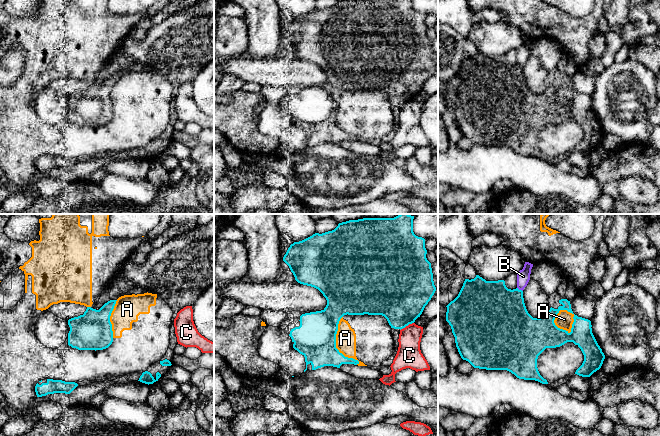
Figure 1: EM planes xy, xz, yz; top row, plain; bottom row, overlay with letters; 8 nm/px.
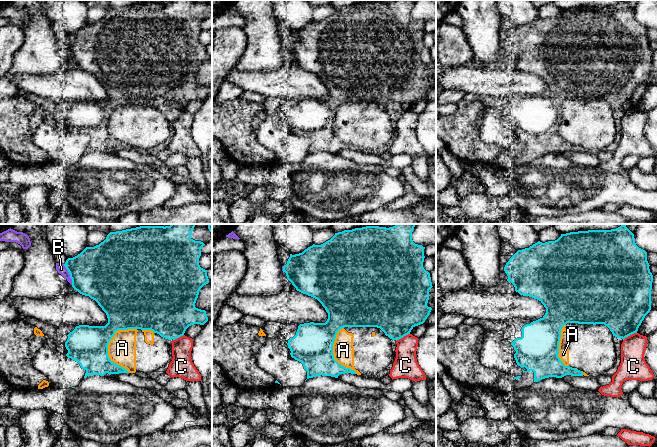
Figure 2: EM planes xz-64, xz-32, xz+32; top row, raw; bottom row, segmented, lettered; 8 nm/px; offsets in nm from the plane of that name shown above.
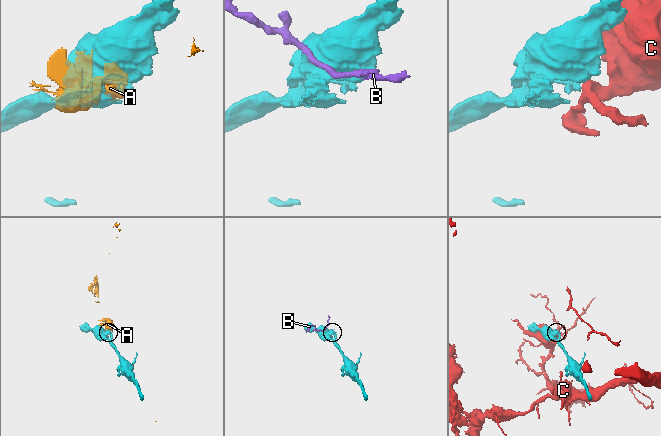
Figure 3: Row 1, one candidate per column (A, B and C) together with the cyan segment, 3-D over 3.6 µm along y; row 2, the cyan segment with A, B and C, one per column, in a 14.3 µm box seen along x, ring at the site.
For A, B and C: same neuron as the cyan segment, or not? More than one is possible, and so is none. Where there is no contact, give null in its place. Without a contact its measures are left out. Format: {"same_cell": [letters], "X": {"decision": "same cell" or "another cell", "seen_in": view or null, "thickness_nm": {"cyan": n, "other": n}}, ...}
{"same_cell": [], "A": {"decision": "another cell", "seen_in": "yz", "thickness_nm": {"cyan": 200, "other": 140}}, "B": {"decision": "another cell", "seen_in": "yz", "thickness_nm": {"cyan": 420, "other": 110}}, "C": {"decision": "another cell", "seen_in": "xz", "thickness_nm": {"cyan": 440, "other": 200}}}

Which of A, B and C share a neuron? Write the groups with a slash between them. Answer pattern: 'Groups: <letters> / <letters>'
Groups: A / B / C

